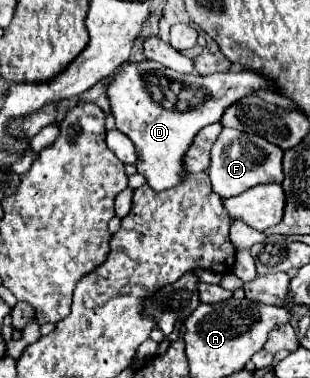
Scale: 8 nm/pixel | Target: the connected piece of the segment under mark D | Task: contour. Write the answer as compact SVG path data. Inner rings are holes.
M153 60L141 62L125 62L107 82L107 98L111 106L111 114L115 118L115 128L121 130L137 148L137 172L145 176L153 190L167 190L181 182L183 154L191 146L195 134L213 122L219 122L227 106L235 104L237 100L251 96L259 90L279 92L277 84L259 76L259 72L243 70L243 72L225 72L225 74L177 74L175 70L165 68ZM149 86L161 86L165 100L155 102Z

